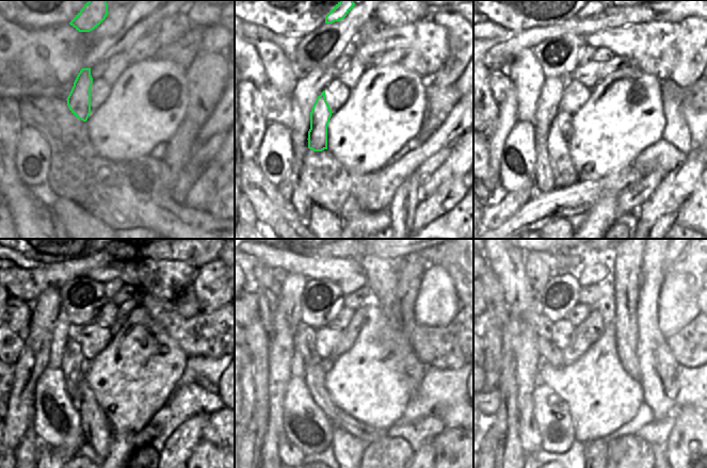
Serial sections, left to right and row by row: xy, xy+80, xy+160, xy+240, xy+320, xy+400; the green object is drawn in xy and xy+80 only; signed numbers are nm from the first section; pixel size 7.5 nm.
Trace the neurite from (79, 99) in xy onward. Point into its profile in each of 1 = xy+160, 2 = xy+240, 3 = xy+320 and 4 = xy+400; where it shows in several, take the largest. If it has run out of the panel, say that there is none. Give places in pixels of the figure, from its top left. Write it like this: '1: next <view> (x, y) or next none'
1: next xy+160 (564, 174)
2: next xy+240 (97, 430)
3: next xy+320 (348, 450)
4: next xy+400 (595, 451)

